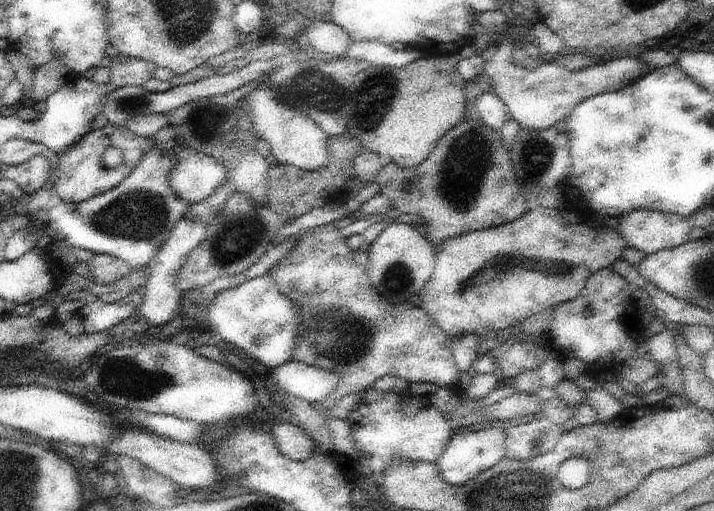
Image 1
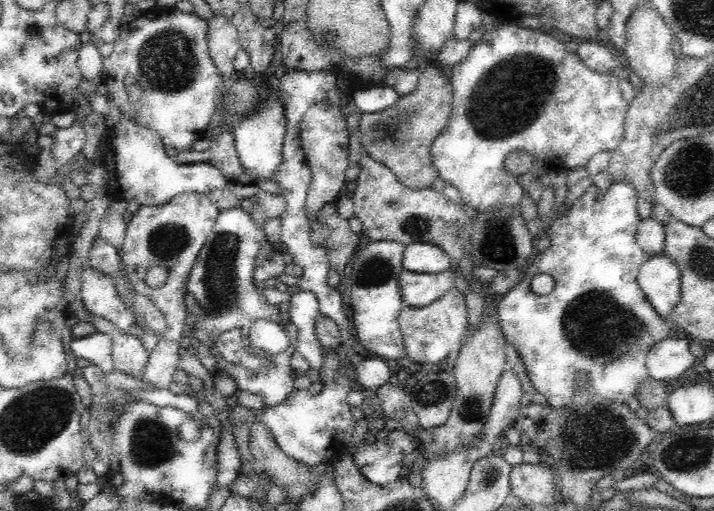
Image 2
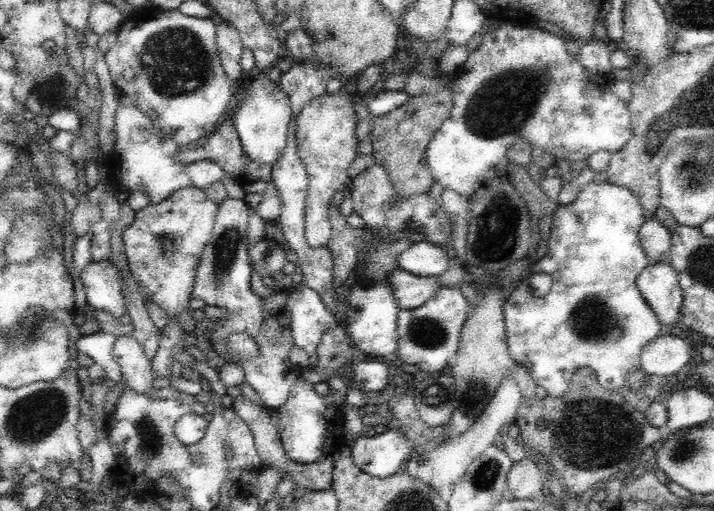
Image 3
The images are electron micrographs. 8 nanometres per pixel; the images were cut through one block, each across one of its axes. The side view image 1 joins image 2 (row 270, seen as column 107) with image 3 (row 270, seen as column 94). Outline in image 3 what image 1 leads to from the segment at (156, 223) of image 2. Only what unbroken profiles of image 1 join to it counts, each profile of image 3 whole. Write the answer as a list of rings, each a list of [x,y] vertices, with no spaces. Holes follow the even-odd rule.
[[[186,186],[162,202],[149,203],[136,211],[132,224],[123,230],[125,255],[131,276],[138,282],[141,292],[170,317],[170,322],[161,331],[160,345],[151,360],[156,377],[171,377],[170,364],[175,360],[176,346],[181,346],[185,333],[180,322],[187,316],[198,264],[210,240],[217,210],[218,203],[210,200],[204,189]]]

